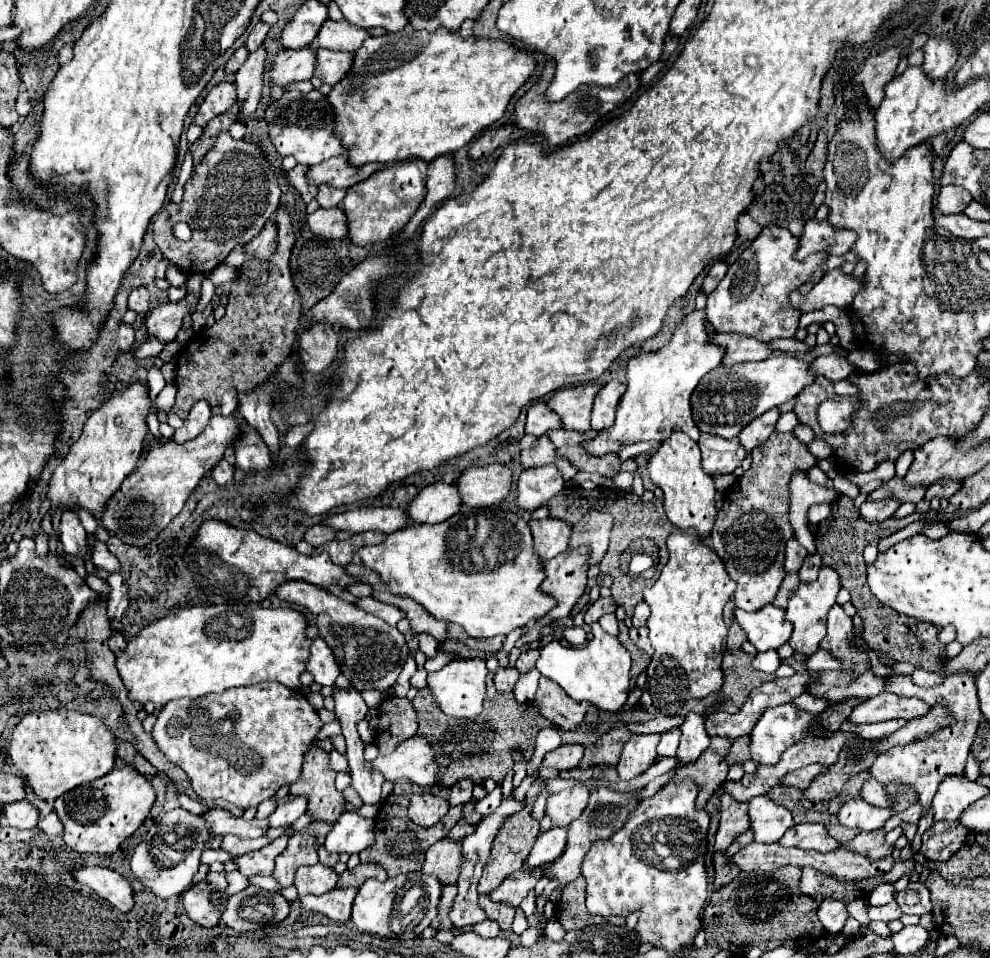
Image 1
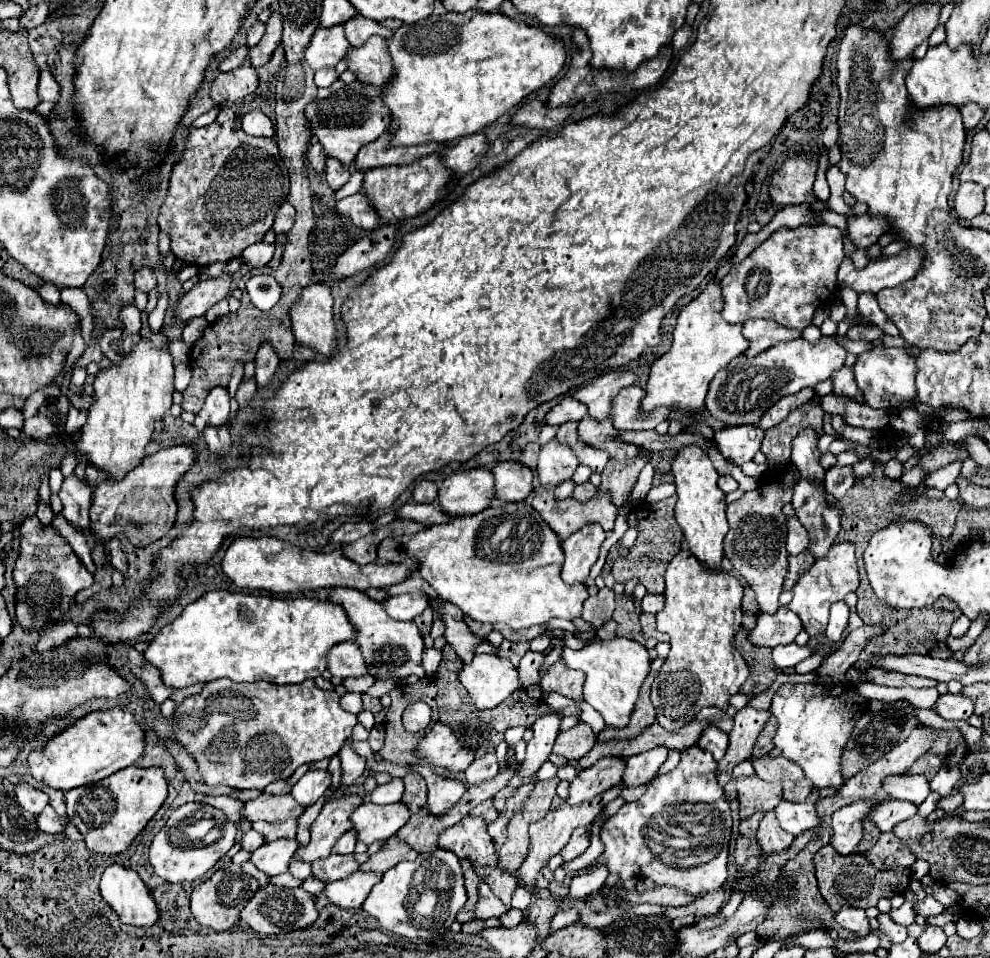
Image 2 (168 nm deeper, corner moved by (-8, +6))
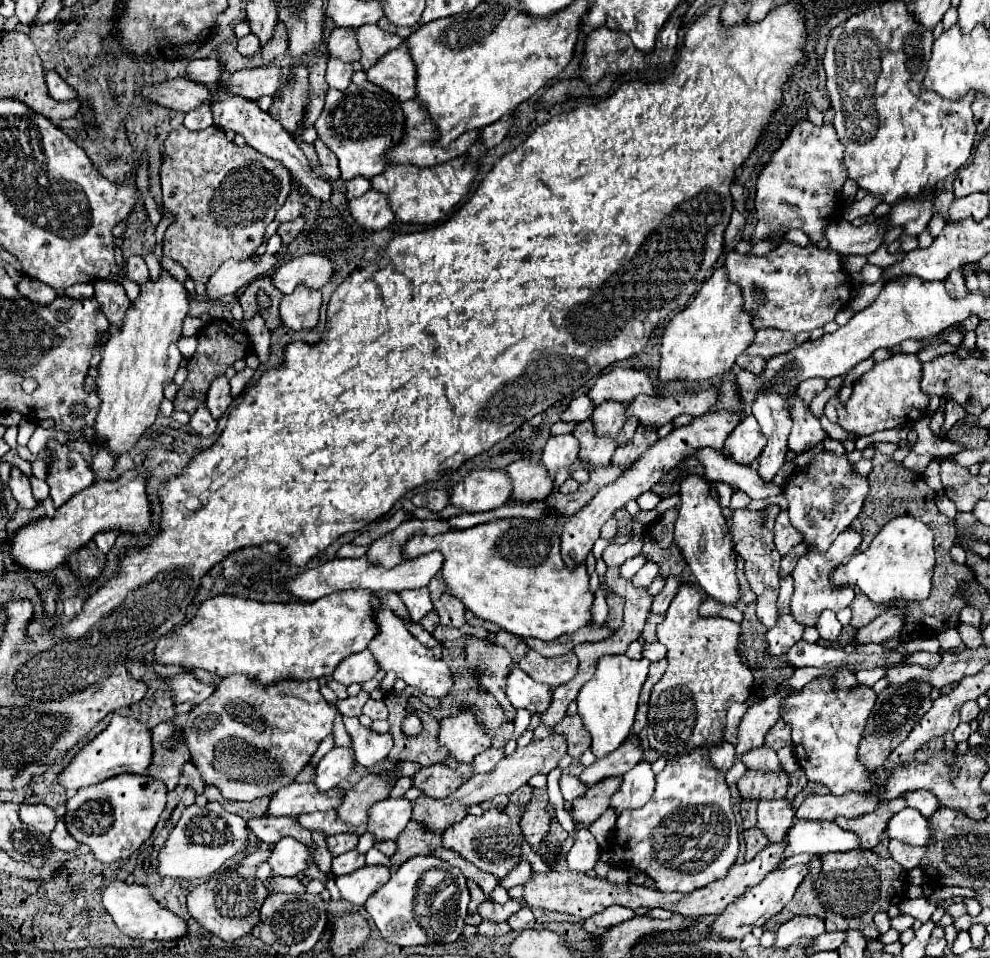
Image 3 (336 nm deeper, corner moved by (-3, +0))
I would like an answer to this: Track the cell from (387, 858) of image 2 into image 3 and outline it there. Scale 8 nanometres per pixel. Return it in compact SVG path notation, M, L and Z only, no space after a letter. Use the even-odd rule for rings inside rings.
M408 823L406 829L398 835L396 839L396 853L390 857L390 871L394 873L404 861L418 857L418 855L432 855L434 849L438 849L442 843L440 835L428 833L422 825L418 823Z

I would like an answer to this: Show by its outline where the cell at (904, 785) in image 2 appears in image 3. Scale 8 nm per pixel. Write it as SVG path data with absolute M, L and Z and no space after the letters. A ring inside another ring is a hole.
M912 791L912 793L904 795L904 799L908 801L908 807L918 809L924 817L930 817L934 813L934 809L938 809L938 799L930 791Z

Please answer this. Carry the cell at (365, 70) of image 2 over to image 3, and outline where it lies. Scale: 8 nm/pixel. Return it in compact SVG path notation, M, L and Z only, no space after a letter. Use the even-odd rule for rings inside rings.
M402 45L366 69L366 79L398 101L410 101L414 97L414 65L410 65L410 55Z

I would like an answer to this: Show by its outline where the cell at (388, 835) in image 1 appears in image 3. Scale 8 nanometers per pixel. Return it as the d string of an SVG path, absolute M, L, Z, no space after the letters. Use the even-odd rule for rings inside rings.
M550 735L546 739L540 741L532 741L530 745L516 749L512 755L506 755L494 771L482 773L482 775L472 775L456 793L452 793L450 797L438 801L438 799L430 799L420 795L418 799L412 801L414 813L412 813L412 821L422 823L430 833L444 833L450 825L454 825L456 821L462 821L468 815L468 809L472 805L480 805L482 801L490 801L496 795L510 795L512 791L516 791L520 785L524 785L532 775L536 773L544 773L548 775L558 761L562 759L562 755L566 755L566 739L558 737L558 735Z

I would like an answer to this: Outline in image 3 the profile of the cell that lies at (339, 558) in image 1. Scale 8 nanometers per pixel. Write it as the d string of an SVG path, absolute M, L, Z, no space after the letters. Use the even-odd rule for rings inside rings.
M420 519L404 521L398 529L376 539L368 547L366 559L372 565L394 567L402 561L402 557L400 557L402 543L406 543L412 535L438 535L438 533L446 533L446 531L450 531L450 527L446 523L440 523L440 521L420 521Z

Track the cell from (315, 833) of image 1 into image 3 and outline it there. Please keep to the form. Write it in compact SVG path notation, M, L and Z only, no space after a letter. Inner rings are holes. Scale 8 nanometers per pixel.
M382 773L366 775L362 777L352 789L346 791L342 797L340 807L336 809L338 821L344 821L348 825L360 827L366 823L366 811L388 797L388 789L394 785L394 777L384 777Z

